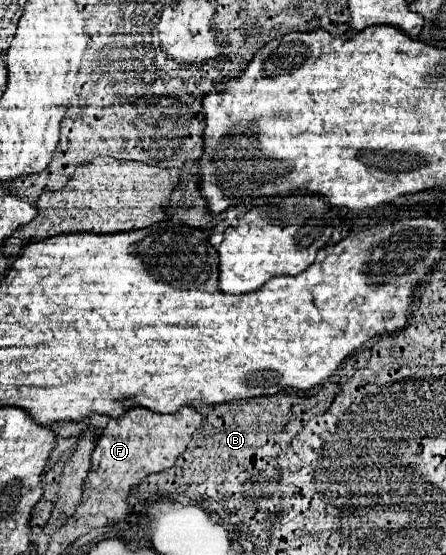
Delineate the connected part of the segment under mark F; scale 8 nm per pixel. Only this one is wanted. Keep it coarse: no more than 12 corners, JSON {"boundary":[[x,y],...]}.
{"boundary":[[191,405],[111,419],[73,517],[125,519],[129,489],[173,467],[201,427]]}

